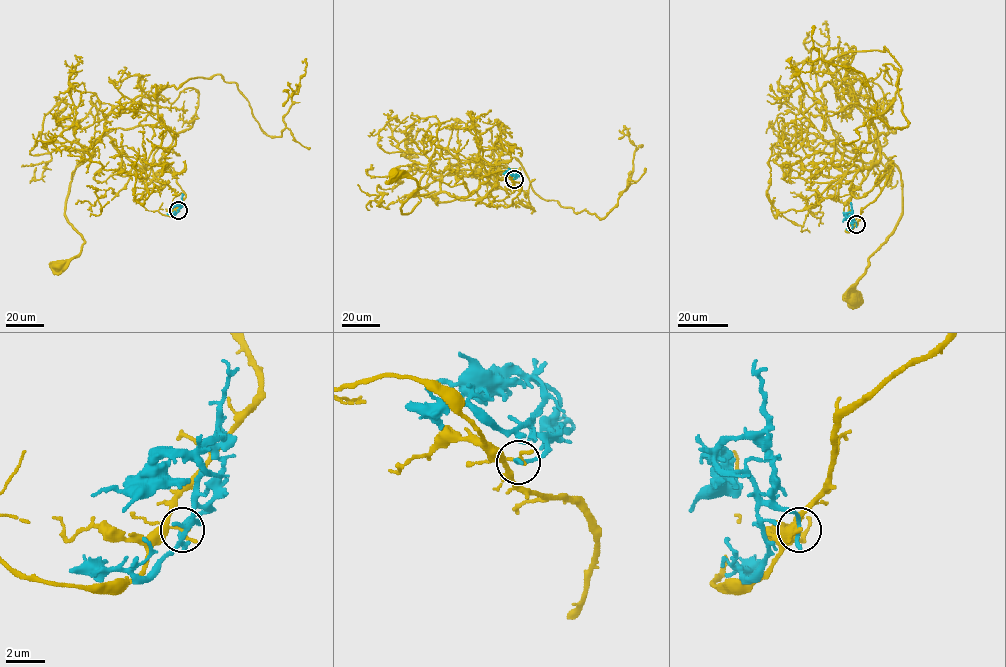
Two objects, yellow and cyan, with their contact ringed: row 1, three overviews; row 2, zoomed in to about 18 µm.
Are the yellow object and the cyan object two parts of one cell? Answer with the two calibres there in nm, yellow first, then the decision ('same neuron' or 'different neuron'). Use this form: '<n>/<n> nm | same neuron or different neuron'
200/240 nm | different neuron

